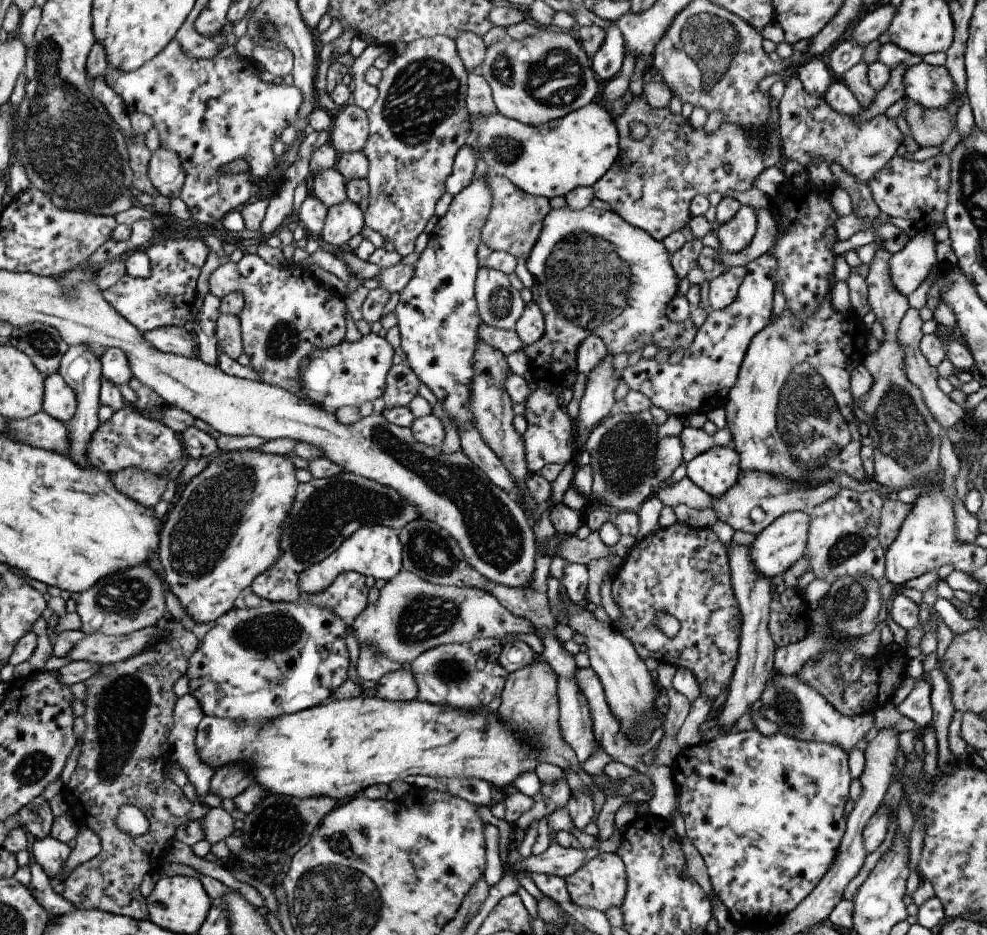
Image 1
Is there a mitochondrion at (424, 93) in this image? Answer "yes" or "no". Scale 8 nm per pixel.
yes

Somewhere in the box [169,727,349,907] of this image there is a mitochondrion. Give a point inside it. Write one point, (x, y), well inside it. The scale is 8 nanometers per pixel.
(286, 810)

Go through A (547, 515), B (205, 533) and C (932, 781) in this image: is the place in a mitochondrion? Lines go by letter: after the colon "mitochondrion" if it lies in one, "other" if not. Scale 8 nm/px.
A: other
B: mitochondrion
C: other

